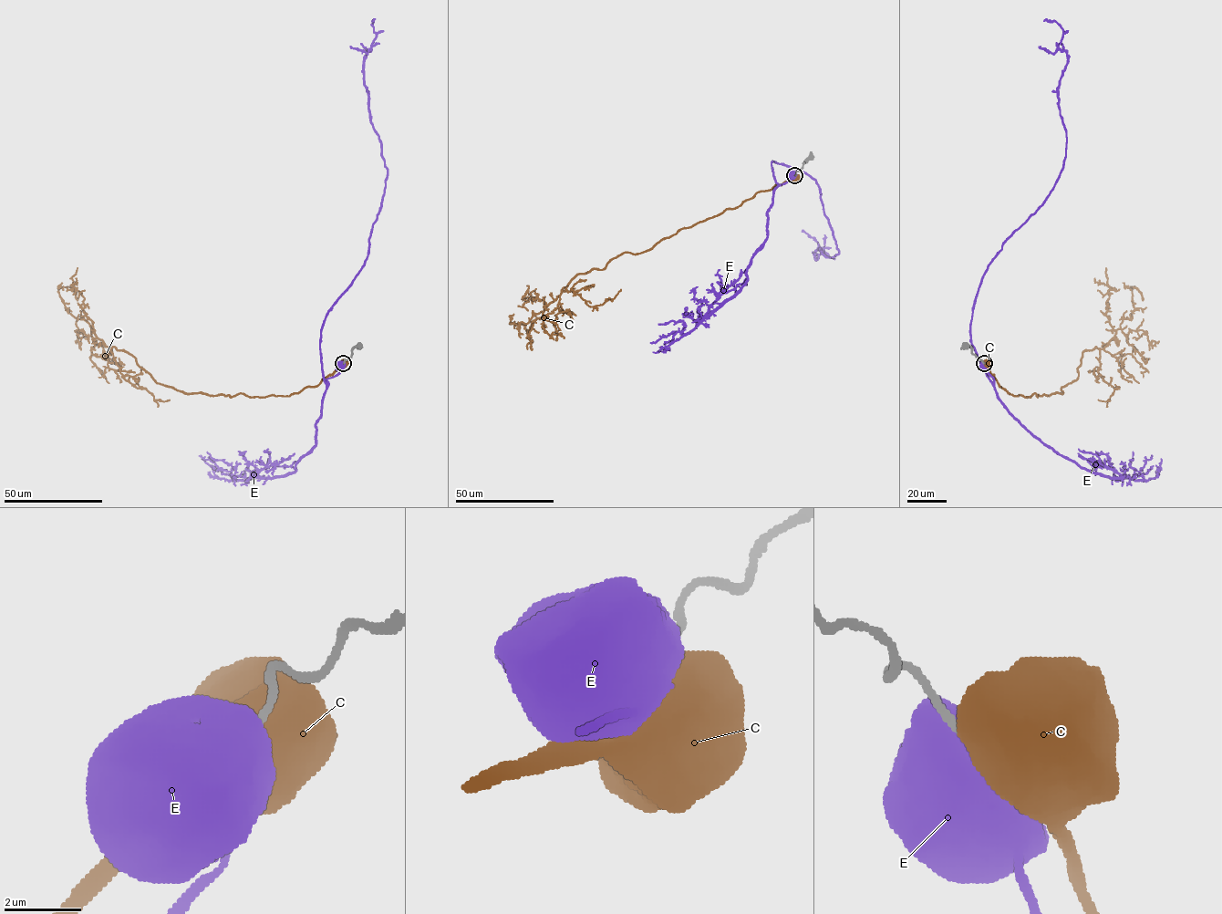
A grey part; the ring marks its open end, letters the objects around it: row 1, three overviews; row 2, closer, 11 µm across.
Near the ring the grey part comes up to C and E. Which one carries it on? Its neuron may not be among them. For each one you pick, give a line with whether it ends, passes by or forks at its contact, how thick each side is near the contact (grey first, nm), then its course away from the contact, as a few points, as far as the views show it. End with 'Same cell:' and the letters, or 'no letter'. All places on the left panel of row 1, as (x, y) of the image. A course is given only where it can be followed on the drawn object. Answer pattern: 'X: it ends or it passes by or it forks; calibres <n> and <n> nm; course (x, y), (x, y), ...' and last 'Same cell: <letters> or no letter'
Same cell: no letter

